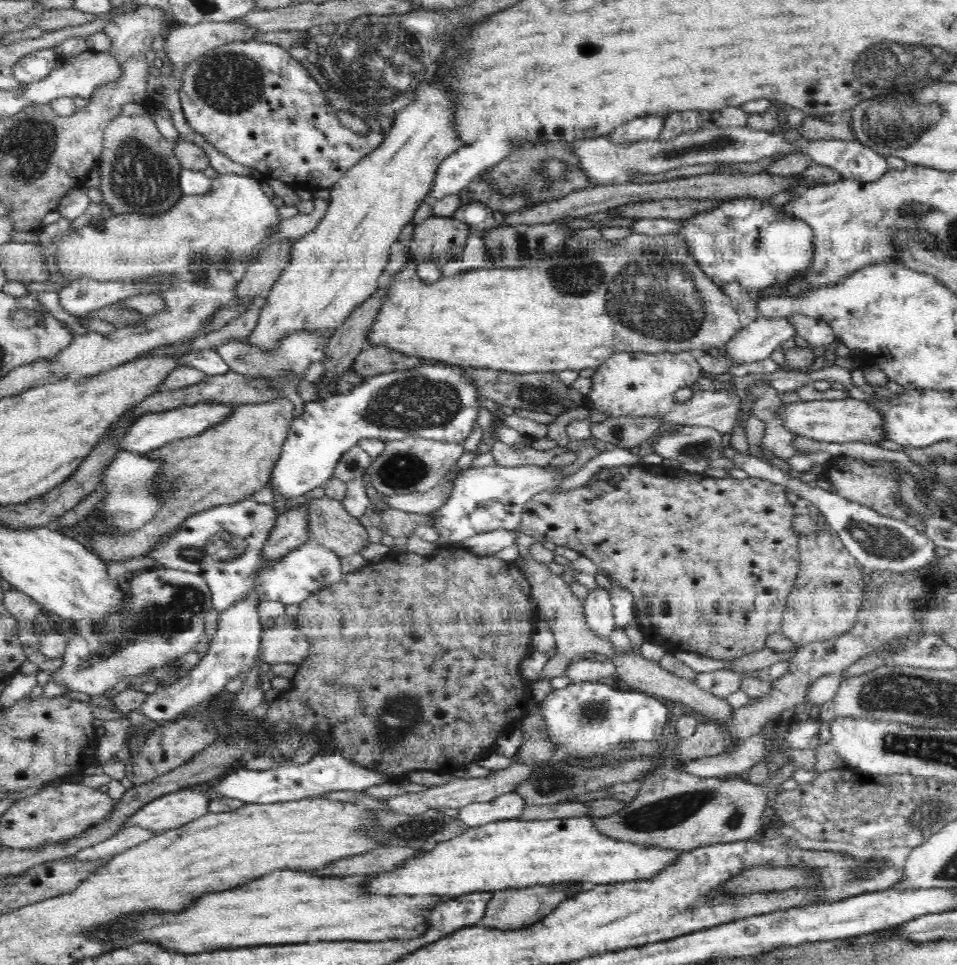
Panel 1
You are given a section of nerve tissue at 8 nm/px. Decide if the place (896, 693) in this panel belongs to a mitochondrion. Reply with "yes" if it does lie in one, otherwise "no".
yes

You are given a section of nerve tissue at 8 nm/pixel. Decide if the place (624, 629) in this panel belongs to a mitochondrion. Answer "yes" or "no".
no

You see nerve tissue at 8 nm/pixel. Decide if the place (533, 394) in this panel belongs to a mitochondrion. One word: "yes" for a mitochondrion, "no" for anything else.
yes

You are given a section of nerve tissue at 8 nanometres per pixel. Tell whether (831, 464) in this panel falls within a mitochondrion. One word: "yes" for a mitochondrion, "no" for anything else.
no

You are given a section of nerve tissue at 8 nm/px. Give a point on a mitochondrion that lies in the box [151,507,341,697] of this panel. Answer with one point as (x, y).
(221, 547)

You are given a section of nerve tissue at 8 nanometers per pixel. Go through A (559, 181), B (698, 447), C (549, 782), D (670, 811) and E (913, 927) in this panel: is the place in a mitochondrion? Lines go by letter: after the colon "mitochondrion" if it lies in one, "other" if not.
A: mitochondrion
B: mitochondrion
C: mitochondrion
D: mitochondrion
E: other

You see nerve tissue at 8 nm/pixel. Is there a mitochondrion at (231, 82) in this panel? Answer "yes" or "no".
yes

